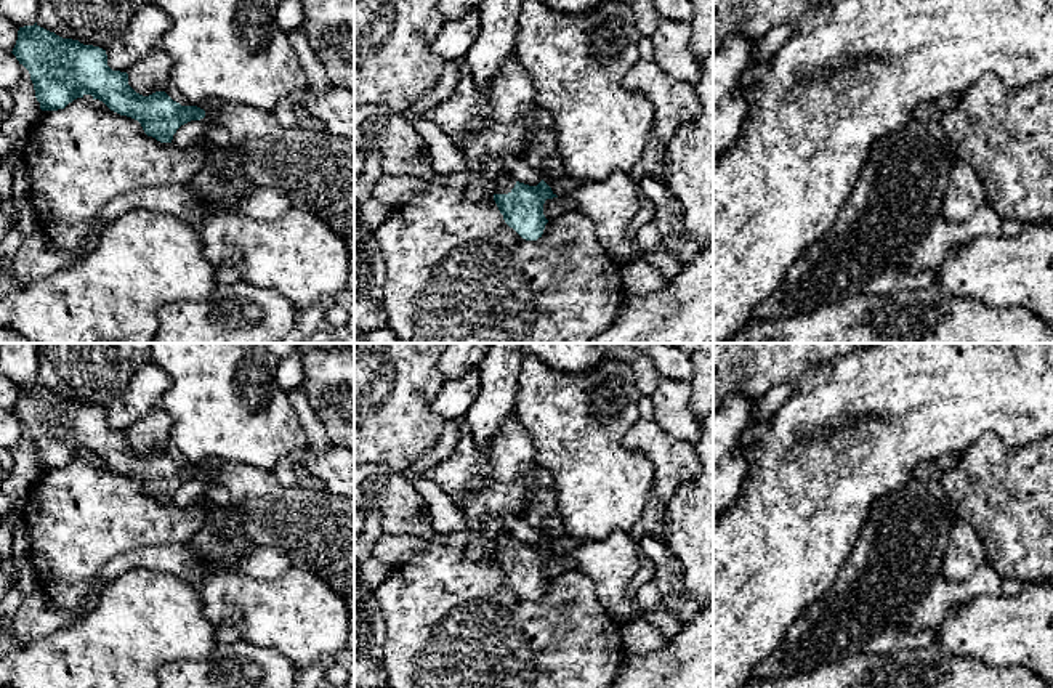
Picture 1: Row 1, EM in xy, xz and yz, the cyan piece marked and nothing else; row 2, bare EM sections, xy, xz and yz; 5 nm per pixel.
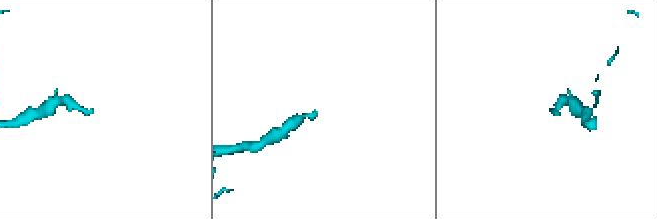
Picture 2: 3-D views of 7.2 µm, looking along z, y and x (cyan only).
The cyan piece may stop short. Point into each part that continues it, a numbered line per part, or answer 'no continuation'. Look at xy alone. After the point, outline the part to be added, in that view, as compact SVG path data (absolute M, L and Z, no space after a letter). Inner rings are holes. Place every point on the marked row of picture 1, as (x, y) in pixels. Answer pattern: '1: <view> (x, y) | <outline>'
1: xy (314, 170) | M226 101L207 111L204 119L216 119L228 130L231 149L256 188L276 189L293 208L321 218L354 257L354 138L340 138L300 125L284 128L272 111Z

